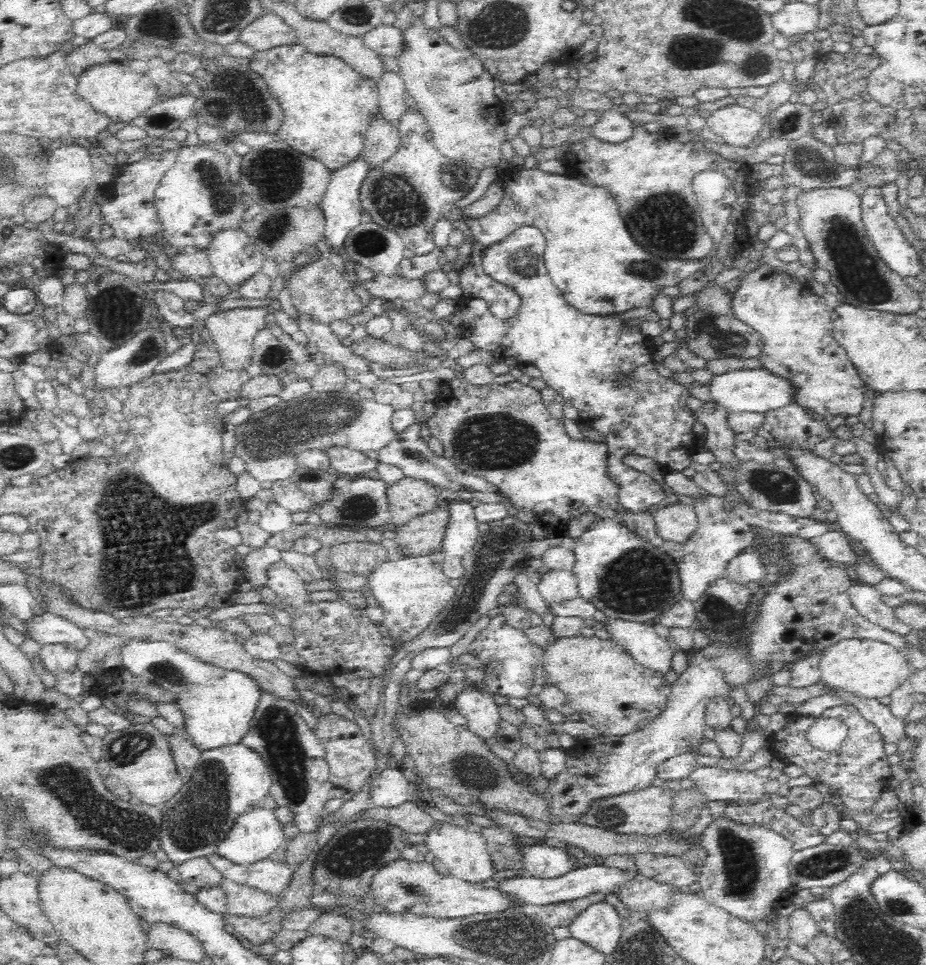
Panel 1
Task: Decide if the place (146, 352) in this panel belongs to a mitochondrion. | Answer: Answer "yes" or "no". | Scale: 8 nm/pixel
yes

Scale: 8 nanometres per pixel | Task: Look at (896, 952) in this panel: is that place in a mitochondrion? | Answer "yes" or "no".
yes

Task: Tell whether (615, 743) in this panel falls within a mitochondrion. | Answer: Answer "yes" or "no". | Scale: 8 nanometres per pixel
no

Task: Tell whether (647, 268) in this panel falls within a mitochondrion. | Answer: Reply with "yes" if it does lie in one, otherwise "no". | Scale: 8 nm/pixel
yes

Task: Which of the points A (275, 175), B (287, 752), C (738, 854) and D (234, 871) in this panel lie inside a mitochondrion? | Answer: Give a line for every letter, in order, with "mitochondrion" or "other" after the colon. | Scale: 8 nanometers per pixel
A: mitochondrion
B: mitochondrion
C: mitochondrion
D: other

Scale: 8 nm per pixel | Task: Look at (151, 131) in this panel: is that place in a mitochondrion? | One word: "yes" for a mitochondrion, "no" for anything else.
no

